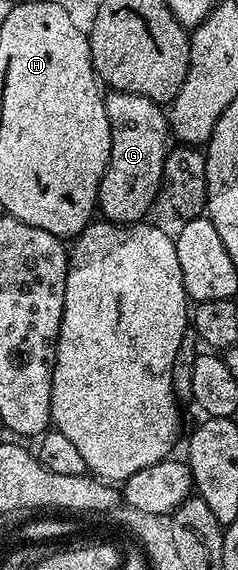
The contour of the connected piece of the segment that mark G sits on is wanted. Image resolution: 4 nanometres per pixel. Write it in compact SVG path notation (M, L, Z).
M121 90L109 93L104 107L110 120L110 160L96 197L98 210L107 221L115 222L117 226L140 224L147 219L144 217L155 204L156 197L159 199L162 194L164 161L170 149L168 120L157 103Z

